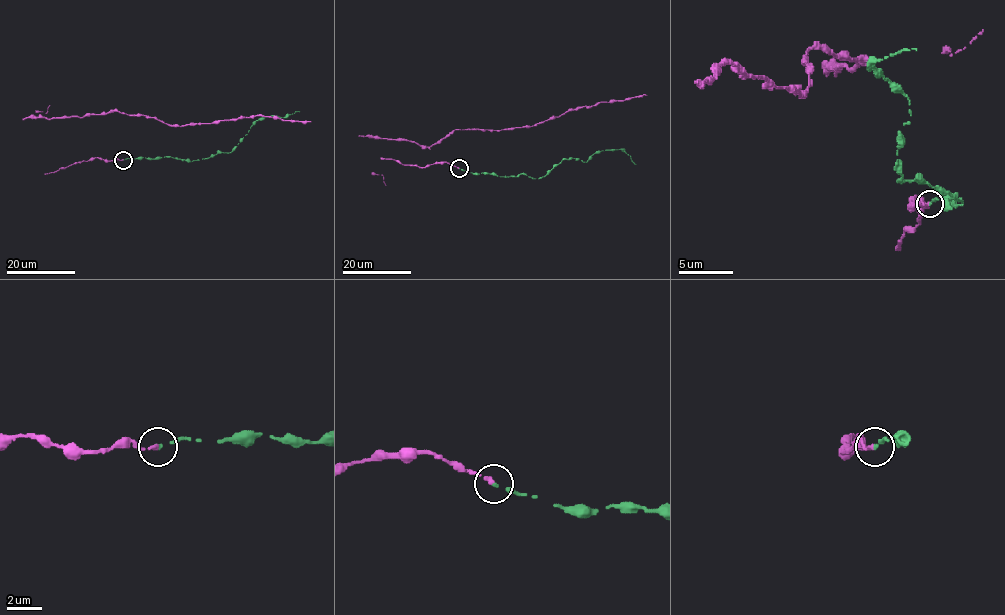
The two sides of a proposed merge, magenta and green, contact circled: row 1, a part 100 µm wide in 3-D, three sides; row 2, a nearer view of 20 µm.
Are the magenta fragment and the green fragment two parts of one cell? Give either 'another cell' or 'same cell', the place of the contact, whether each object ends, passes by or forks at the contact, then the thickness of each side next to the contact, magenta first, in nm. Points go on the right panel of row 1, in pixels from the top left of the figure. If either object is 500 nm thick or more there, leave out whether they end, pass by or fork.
same cell; place (930, 203); magenta ends; green ends; calibres 220 and 200 nm

